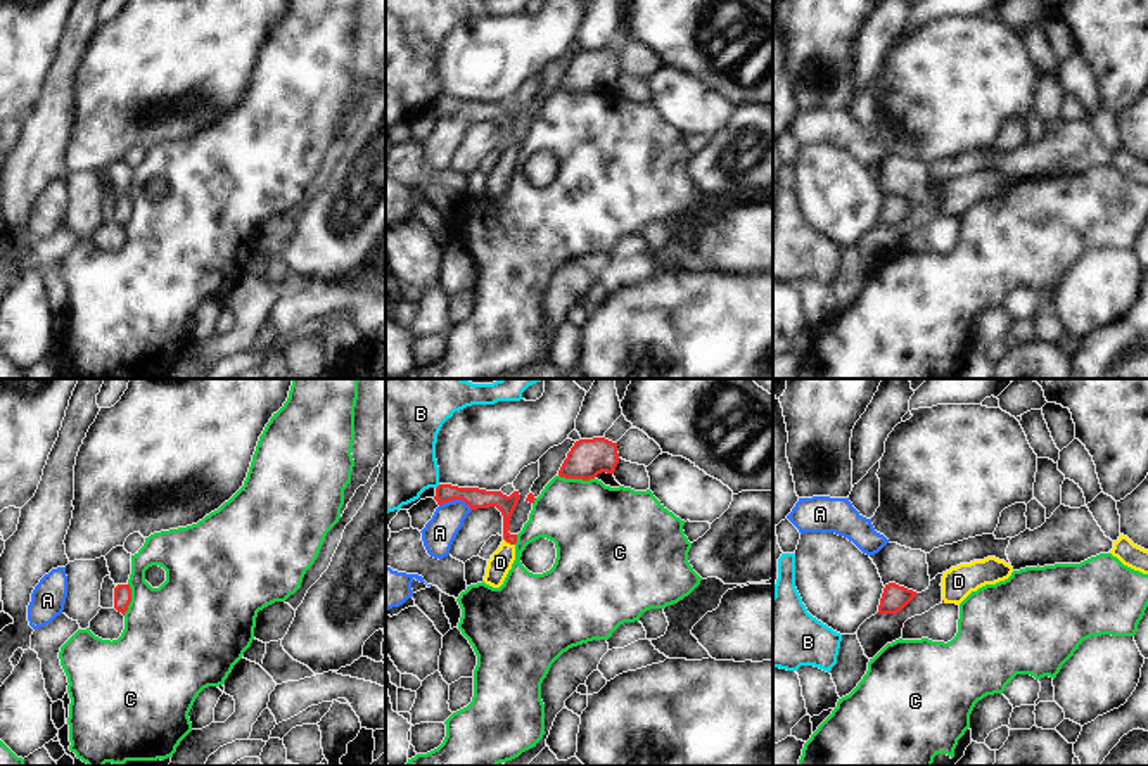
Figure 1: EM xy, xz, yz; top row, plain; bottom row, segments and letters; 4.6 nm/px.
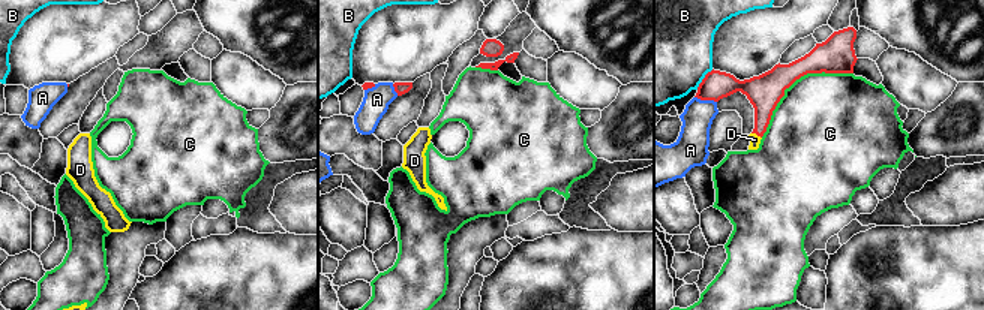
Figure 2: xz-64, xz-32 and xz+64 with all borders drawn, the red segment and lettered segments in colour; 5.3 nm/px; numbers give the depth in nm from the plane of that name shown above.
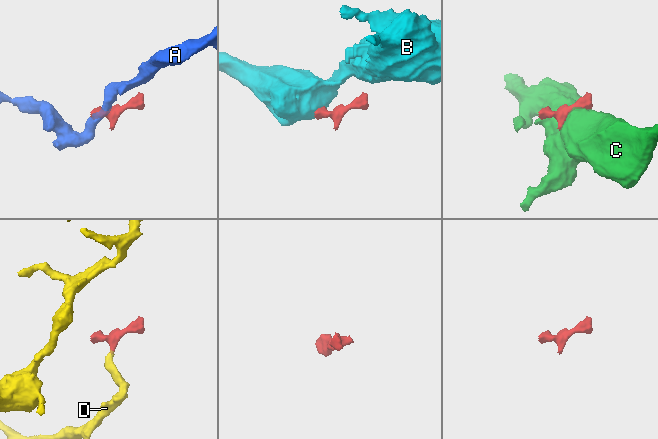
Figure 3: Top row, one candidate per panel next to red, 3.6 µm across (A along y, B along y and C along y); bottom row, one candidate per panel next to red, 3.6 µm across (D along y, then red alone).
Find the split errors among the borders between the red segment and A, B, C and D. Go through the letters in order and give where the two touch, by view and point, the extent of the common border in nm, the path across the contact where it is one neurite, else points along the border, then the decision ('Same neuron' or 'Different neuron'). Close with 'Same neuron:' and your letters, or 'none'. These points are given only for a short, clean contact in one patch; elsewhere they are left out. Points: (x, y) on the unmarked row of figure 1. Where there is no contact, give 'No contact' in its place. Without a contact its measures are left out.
A: Touches red at xz (457, 111). Shared border 160 nm. Boundary: xz (440, 116), (462, 113), (471, 123). Different neuron
B: Touches red at xz (438, 99). Shared border 30 nm. Boundary: xz (440, 97), (436, 101). Different neuron
C: Touches red at xz (576, 90). Shared border 170 nm. Different neuron
D: Touches red at xz (509, 154). Shared border 70 nm. Path across: xz (478, 111), (505, 121), (509, 154), (500, 175). Same neuron
Same neuron: D

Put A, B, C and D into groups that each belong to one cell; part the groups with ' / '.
A / B / C / D

